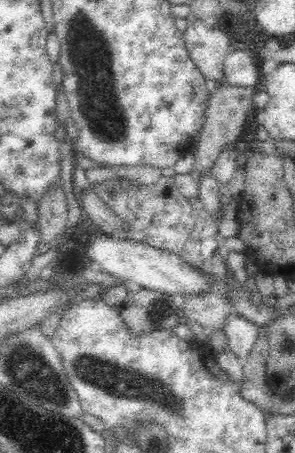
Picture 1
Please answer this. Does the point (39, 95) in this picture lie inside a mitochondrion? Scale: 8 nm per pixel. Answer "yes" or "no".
no

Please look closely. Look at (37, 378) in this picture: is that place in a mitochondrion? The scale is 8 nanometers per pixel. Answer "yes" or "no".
yes

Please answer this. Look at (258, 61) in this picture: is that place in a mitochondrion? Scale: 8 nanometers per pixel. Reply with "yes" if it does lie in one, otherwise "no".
no

